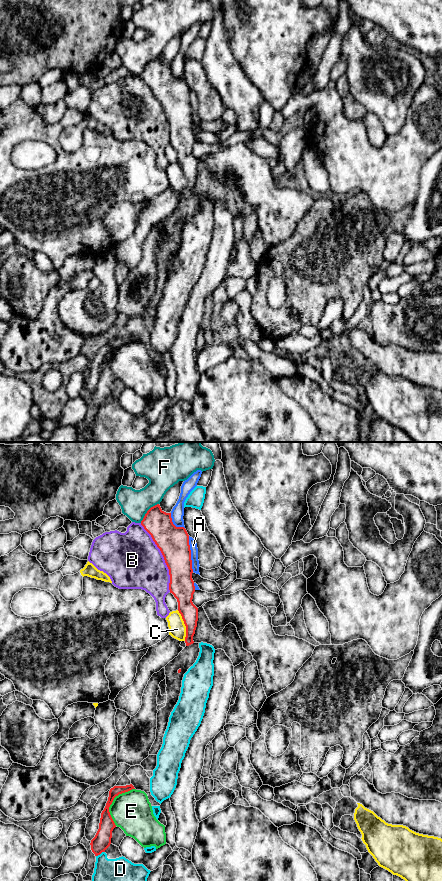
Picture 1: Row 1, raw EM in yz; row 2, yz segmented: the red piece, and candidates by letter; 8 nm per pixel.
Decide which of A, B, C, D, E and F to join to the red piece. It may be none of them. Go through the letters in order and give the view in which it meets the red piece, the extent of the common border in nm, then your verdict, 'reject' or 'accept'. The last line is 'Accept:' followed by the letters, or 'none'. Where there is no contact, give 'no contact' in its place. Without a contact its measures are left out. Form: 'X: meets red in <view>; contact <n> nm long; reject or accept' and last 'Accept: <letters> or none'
A: meets red in yz; contact 300 nm long; reject
B: meets red in yz; contact 600 nm long; reject
C: meets red in yz; contact 260 nm long; reject
D: meets red in yz; contact 80 nm long; reject
E: meets red in yz; contact 340 nm long; reject
F: meets red in yz; contact 220 nm long; reject
Accept: none

